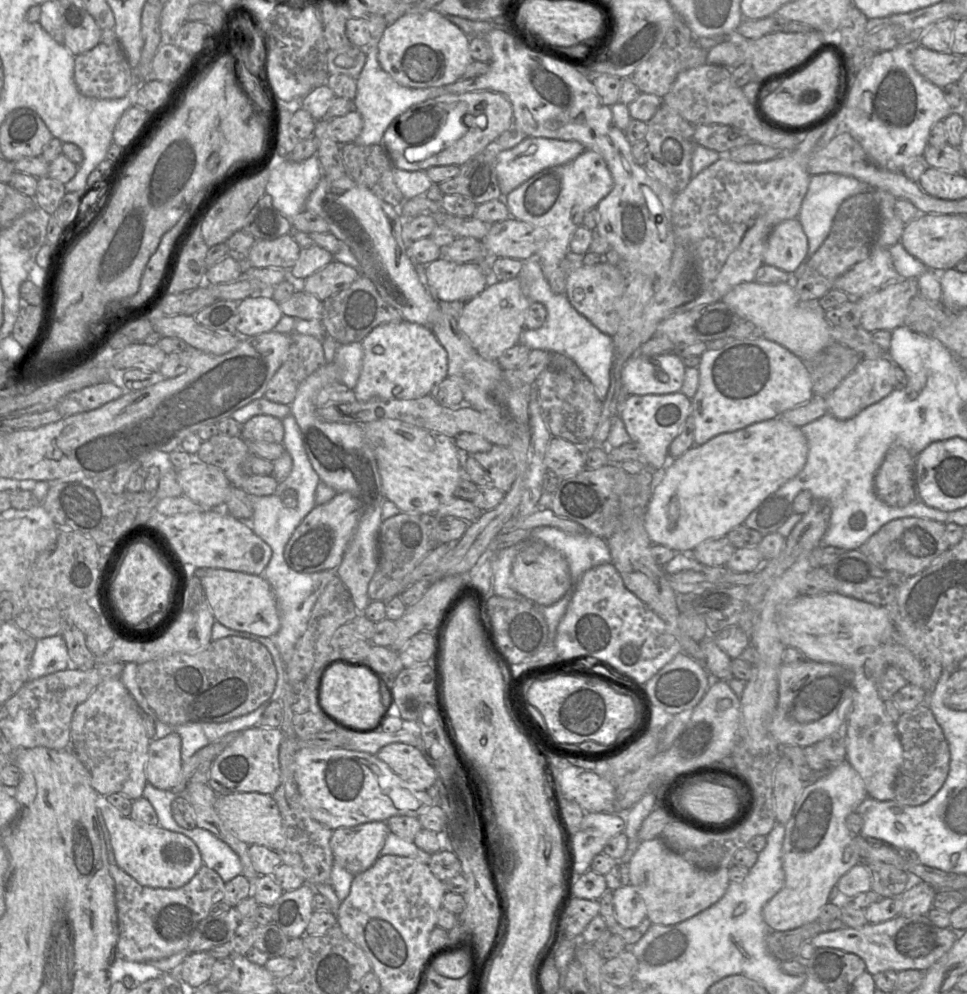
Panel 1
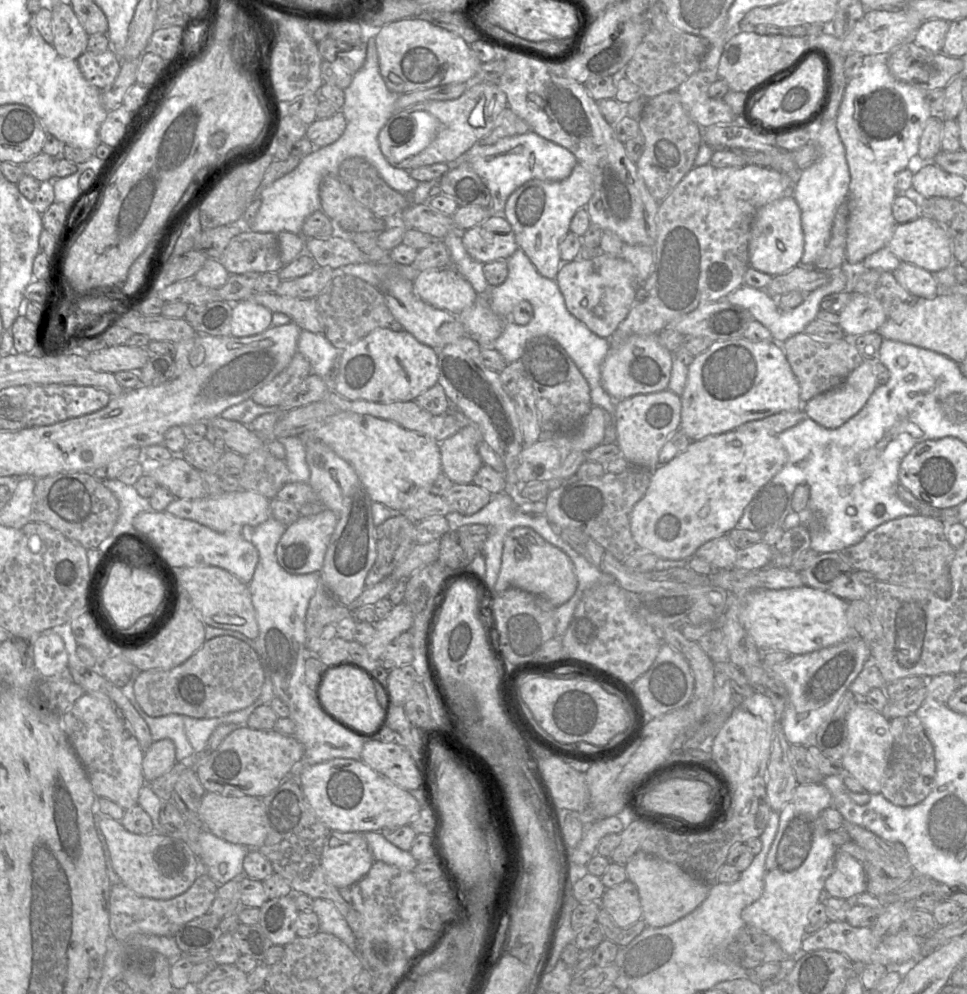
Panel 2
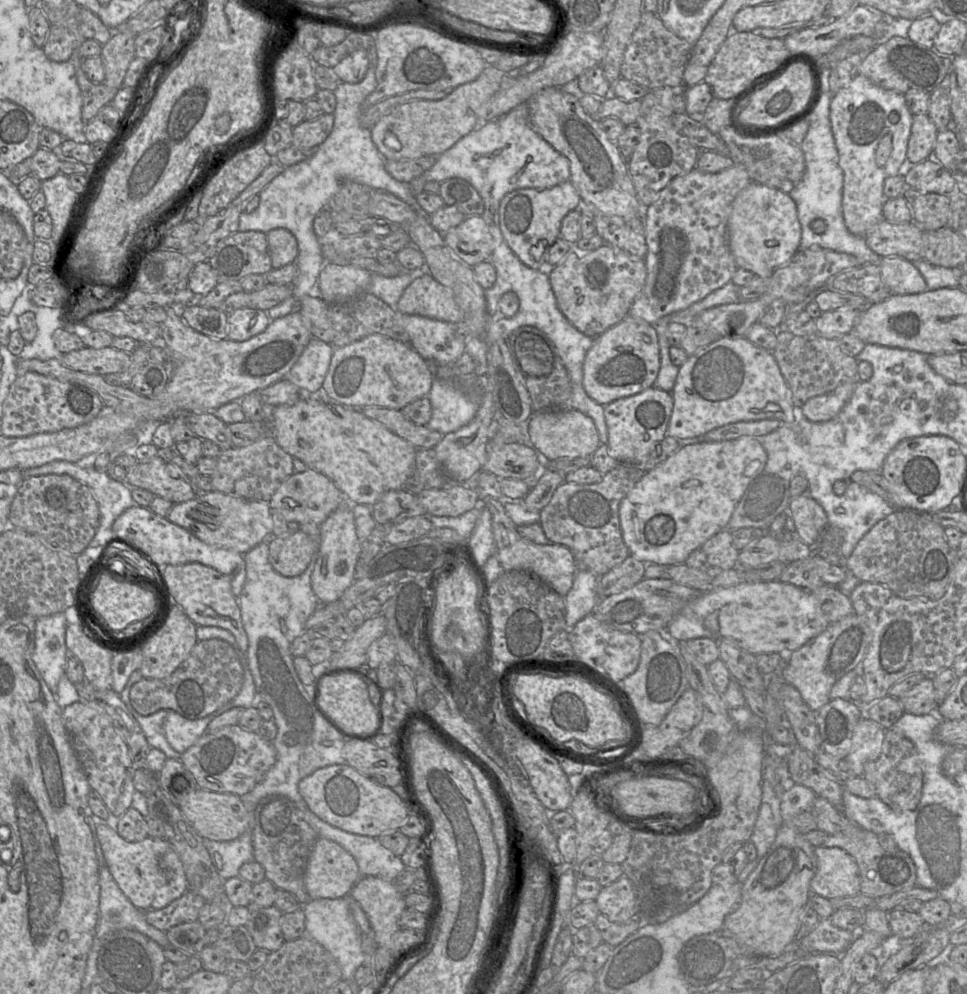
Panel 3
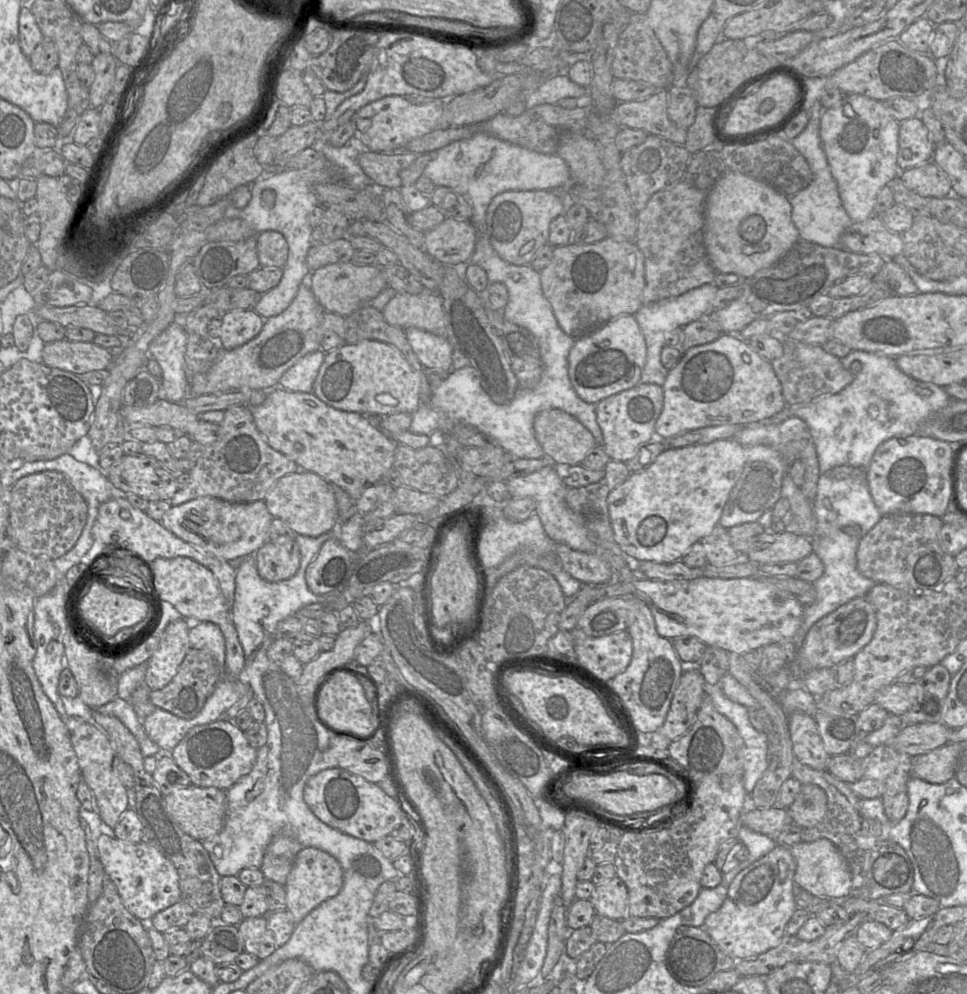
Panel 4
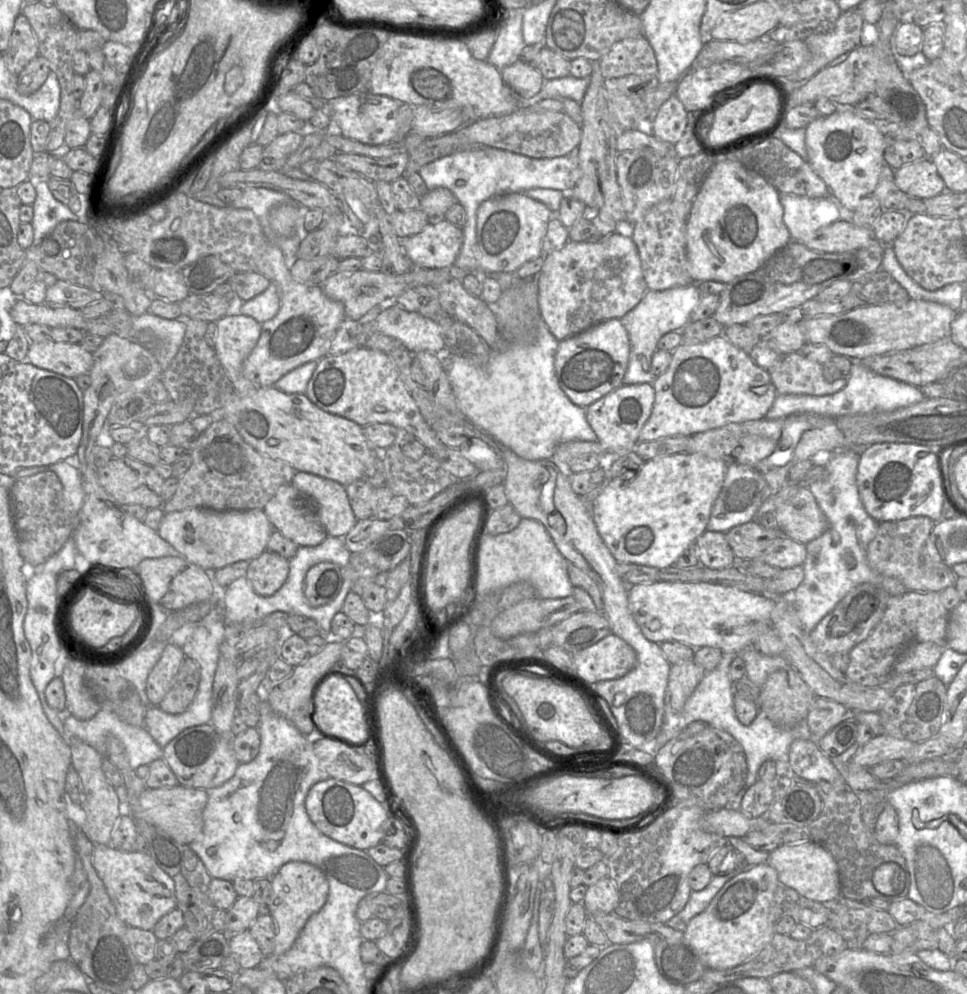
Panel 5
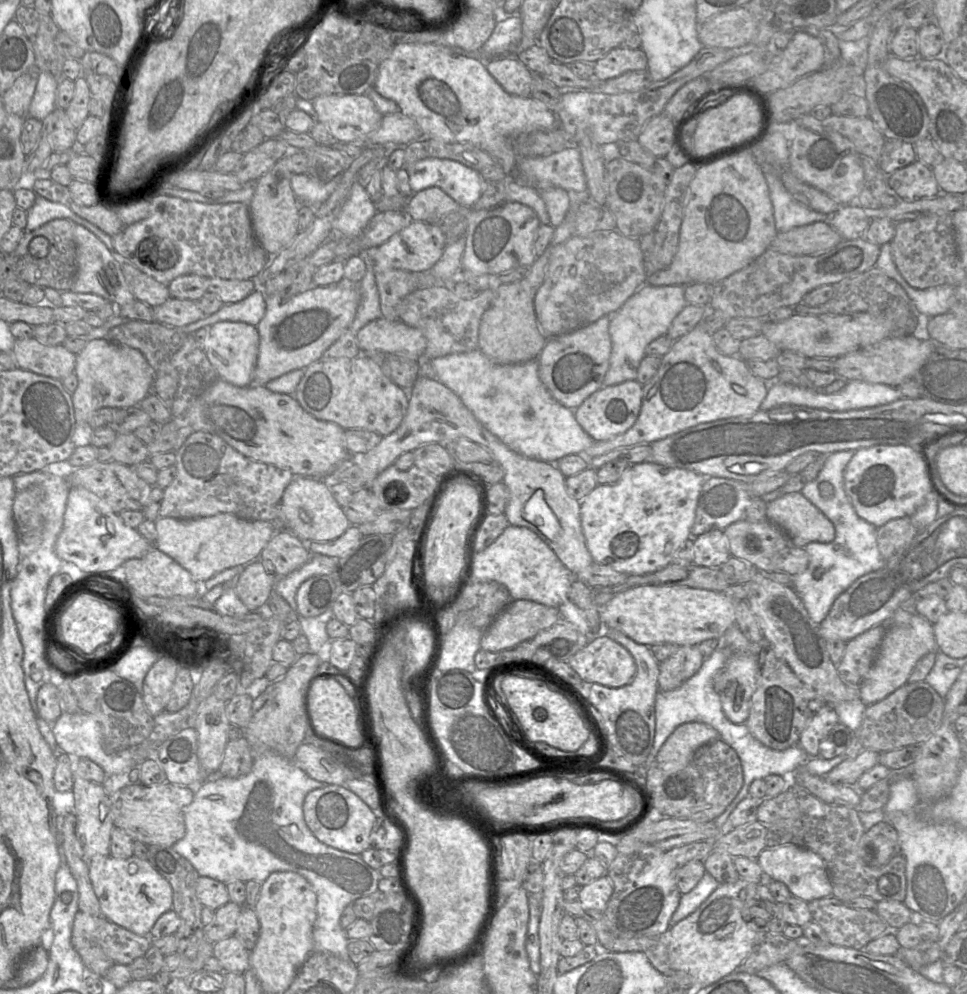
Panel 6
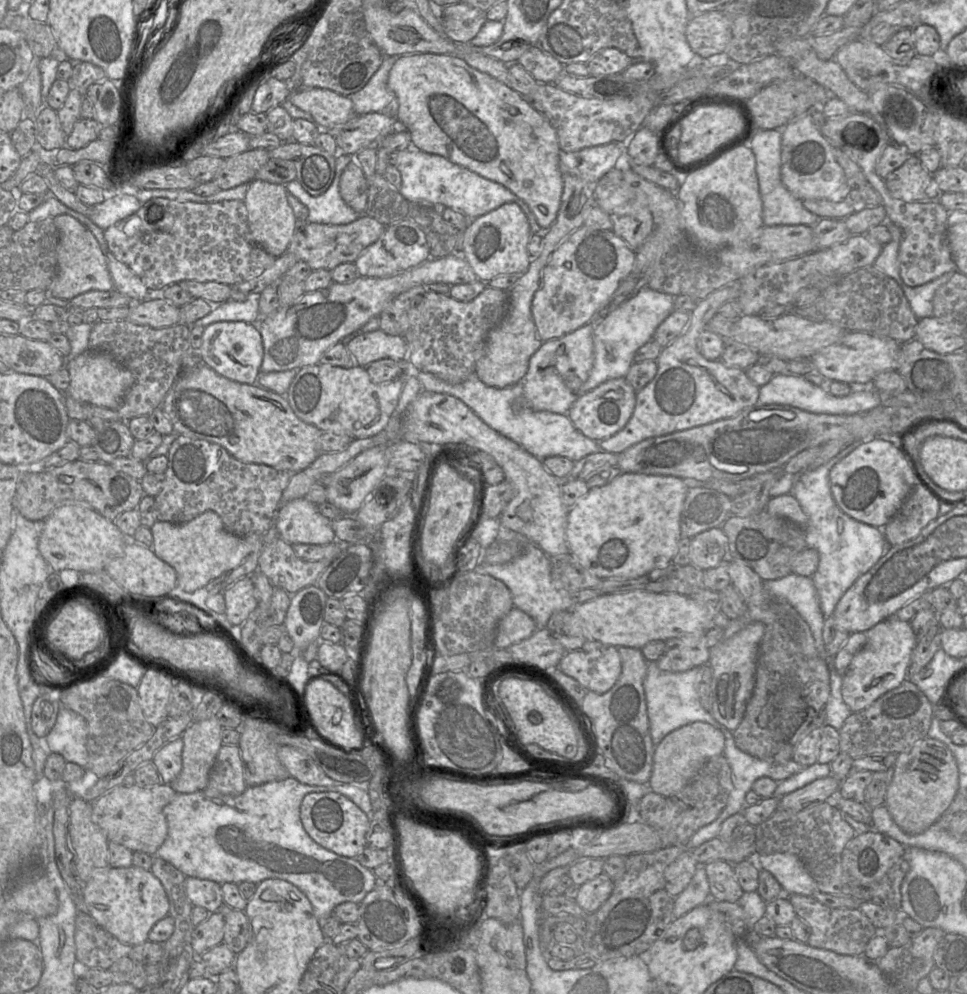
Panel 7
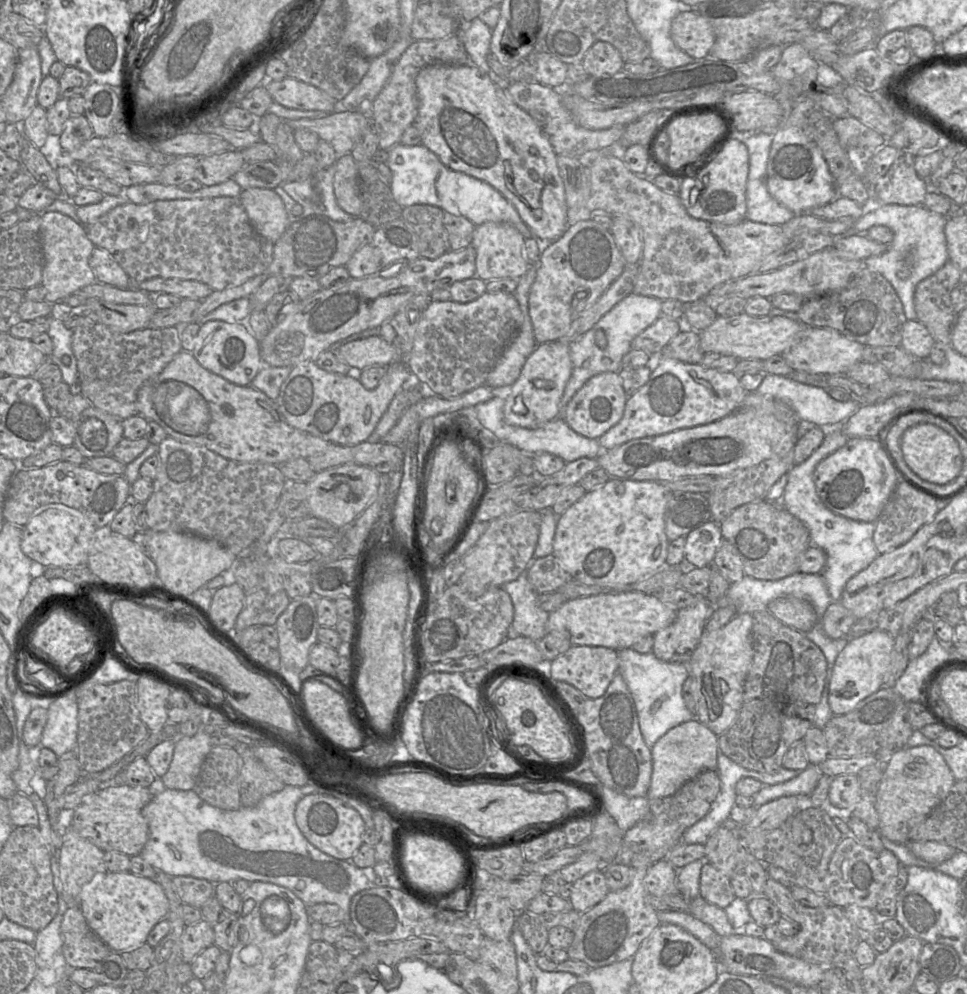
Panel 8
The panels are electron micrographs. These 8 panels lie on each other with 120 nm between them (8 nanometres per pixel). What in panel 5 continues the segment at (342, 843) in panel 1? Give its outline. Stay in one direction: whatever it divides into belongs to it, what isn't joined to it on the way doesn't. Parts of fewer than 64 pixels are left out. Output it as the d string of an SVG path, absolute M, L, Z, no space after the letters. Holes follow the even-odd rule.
M299 861L284 864L271 878L272 895L269 914L276 926L273 954L287 952L295 943L307 920L325 904L329 883L325 874L316 866Z

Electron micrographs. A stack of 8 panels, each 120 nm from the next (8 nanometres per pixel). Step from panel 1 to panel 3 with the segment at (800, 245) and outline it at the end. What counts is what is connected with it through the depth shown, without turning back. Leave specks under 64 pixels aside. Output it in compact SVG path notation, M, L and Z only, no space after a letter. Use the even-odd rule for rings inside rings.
M751 181L735 197L727 223L730 251L738 268L748 270L758 277L770 278L777 268L787 264L800 249L801 225L797 206L788 193Z

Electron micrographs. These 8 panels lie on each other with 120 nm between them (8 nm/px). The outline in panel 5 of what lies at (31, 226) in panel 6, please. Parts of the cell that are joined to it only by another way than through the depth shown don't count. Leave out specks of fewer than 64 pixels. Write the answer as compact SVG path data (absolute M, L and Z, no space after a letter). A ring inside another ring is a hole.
M43 179L34 187L36 198L32 204L34 212L31 221L34 231L32 244L39 244L60 222L78 221L78 216L53 196L47 179Z

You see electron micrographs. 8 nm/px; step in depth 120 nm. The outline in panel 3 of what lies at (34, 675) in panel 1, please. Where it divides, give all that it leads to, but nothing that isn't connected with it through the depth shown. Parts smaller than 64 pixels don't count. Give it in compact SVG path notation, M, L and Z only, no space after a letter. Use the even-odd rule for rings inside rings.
M64 612L36 619L35 647L32 661L53 694L65 673L69 651L65 642L66 614Z

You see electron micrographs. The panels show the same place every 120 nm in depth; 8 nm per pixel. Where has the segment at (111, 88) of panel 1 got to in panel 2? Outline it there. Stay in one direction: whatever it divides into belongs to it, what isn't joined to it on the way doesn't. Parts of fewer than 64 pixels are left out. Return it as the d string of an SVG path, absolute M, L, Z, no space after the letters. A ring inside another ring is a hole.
M112 48L101 53L85 51L76 61L83 77L99 90L114 82L122 65L122 60Z

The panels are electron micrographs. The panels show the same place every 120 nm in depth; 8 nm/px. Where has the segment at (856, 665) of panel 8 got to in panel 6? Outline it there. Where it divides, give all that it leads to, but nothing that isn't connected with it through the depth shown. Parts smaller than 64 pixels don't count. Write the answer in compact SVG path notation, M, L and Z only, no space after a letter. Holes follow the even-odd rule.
M898 608L894 614L892 615L892 617L890 618L890 620L887 623L882 623L882 624L887 624L887 630L886 633L881 641L881 644L879 646L879 649L877 651L877 654L875 656L874 662L872 664L872 667L870 669L870 671L868 672L866 678L862 681L862 683L859 685L860 687L860 700L863 702L863 704L865 704L866 706L872 705L876 702L879 702L883 699L885 699L887 696L889 696L890 694L892 694L894 691L896 691L897 689L899 689L900 687L902 687L903 685L905 685L906 683L908 683L908 677L911 674L915 664L926 654L930 653L930 652L934 652L937 653L939 652L938 647L937 647L937 643L935 640L935 635L934 635L934 629L933 629L933 624L931 624L927 619L925 619L924 617L918 615L916 612L908 612L904 609Z

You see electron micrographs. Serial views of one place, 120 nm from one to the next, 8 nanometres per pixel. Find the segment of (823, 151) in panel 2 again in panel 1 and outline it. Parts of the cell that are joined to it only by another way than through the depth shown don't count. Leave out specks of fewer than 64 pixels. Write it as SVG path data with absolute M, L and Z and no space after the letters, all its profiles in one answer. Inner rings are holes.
M825 173L811 176L807 193L802 201L798 214L798 220L808 239L807 258L811 258L828 237L835 215L842 202L853 195L869 190L872 189L853 176L837 173Z

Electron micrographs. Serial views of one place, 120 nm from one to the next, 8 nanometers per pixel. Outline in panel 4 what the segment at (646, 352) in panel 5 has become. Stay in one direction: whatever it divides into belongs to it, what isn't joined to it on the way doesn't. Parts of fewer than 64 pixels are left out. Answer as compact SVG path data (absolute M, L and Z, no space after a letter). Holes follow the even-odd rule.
M705 284L692 289L680 296L665 299L652 304L643 304L633 315L644 336L647 354L646 362L640 377L640 384L655 384L662 386L668 371L661 363L660 354L666 335L675 328L706 317L711 312L711 303L718 288L714 284Z

